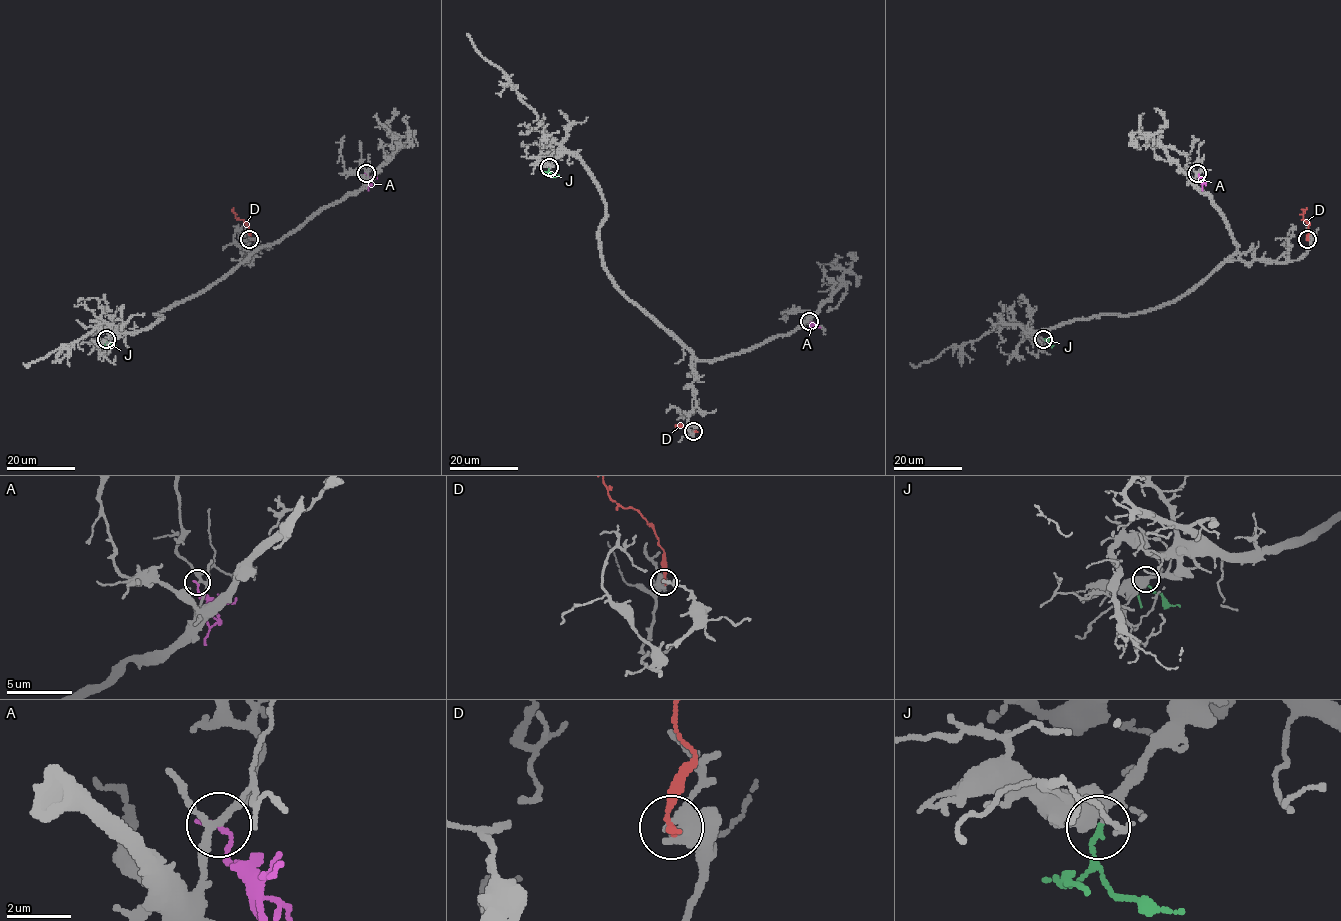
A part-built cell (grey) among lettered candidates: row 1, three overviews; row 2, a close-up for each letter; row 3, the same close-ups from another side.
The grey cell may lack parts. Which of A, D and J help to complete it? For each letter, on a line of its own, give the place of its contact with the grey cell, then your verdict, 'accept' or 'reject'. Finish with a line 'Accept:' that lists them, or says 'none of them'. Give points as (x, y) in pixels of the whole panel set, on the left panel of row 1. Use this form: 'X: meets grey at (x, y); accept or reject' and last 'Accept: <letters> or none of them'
A: meets grey at (366, 173); reject
D: meets grey at (249, 239); reject
J: meets grey at (106, 339); accept
Accept: J

